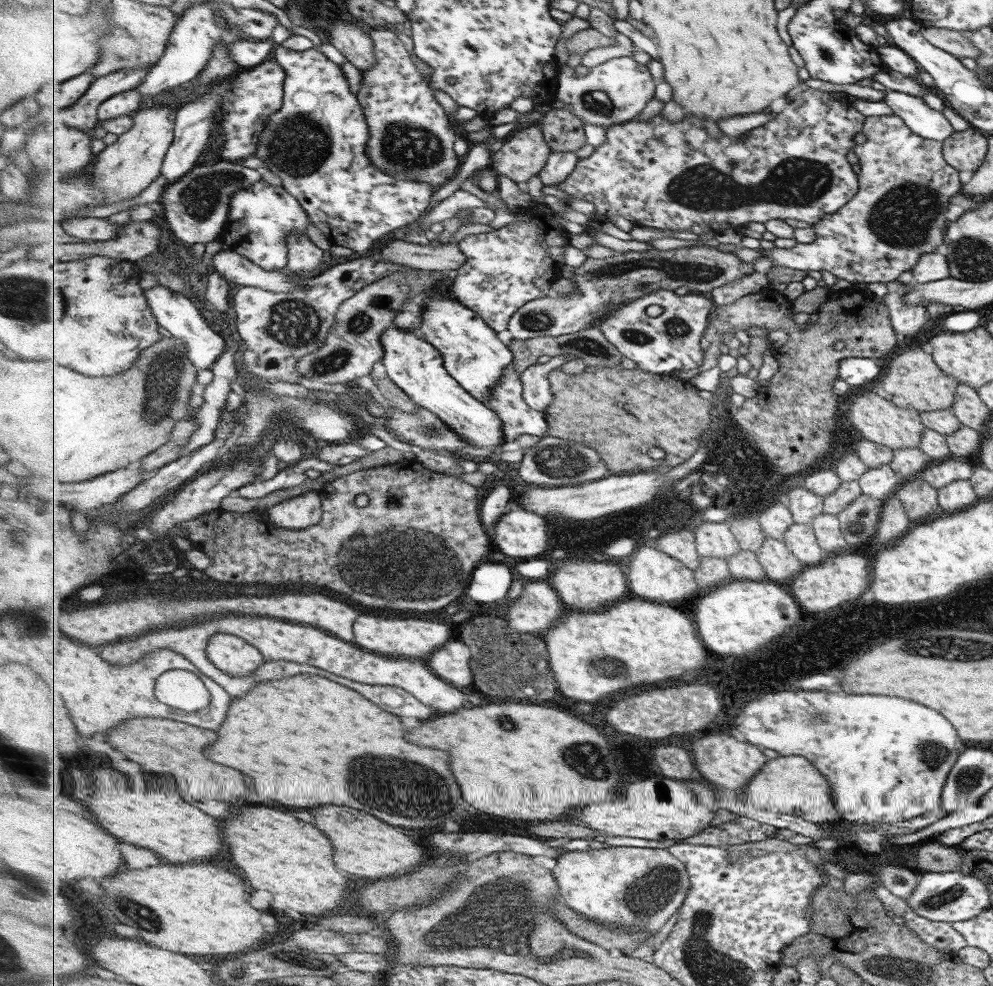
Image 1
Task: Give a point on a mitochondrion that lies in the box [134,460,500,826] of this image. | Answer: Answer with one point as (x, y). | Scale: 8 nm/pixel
(371, 563)

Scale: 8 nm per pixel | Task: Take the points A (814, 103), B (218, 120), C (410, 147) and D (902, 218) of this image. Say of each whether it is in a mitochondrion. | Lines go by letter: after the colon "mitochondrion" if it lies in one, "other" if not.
A: other
B: other
C: mitochondrion
D: mitochondrion

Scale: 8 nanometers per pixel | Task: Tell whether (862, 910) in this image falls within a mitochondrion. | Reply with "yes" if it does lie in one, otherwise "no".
no

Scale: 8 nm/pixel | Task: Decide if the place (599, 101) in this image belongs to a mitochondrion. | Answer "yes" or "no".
yes

